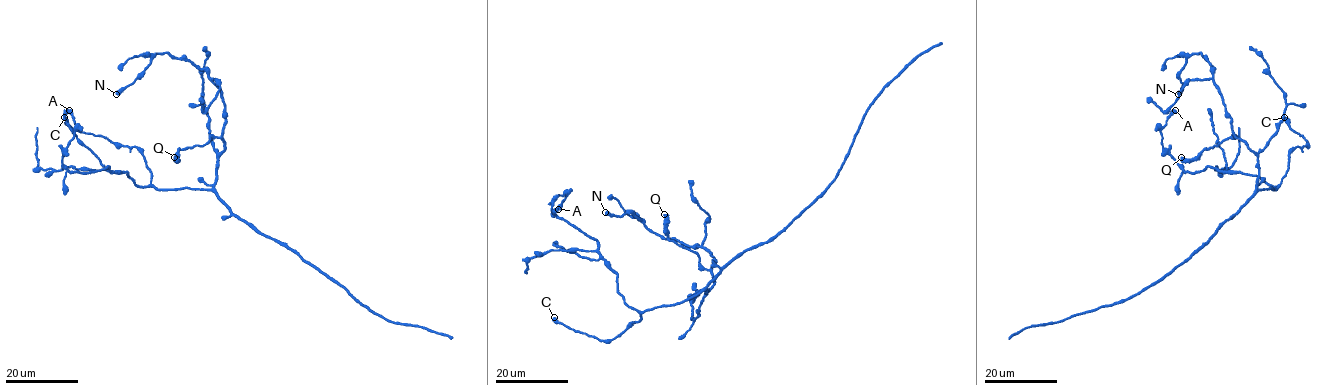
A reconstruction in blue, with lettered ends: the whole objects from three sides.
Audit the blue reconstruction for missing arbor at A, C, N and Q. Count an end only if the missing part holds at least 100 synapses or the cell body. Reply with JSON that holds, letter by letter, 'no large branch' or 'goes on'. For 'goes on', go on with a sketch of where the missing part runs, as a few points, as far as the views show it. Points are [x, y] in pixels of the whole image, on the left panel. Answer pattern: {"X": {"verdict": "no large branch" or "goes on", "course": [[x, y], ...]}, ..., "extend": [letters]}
{"A": {"verdict": "no large branch"}, "C": {"verdict": "no large branch"}, "N": {"verdict": "no large branch"}, "Q": {"verdict": "no large branch"}, "extend": []}

